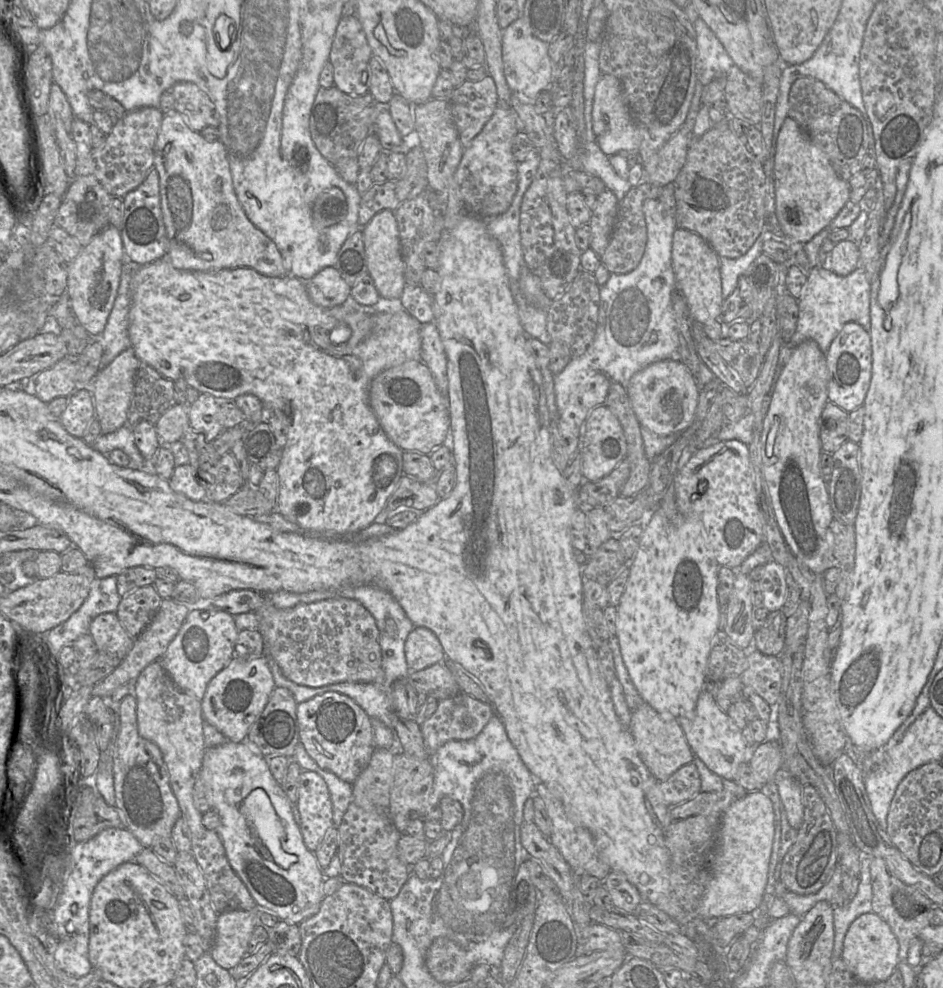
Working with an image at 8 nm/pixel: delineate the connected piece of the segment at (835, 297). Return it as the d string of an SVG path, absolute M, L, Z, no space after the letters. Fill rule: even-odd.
M809 260L809 264L810 264L810 271L808 273L808 278L807 278L807 282L806 284L803 286L803 289L802 289L802 292L801 292L801 296L800 298L798 299L798 308L799 308L799 318L798 318L798 322L797 322L797 327L796 327L796 331L794 333L794 335L792 336L792 338L790 339L790 341L788 343L785 343L782 345L782 348L780 350L780 355L779 355L779 359L778 359L778 364L777 364L777 367L776 367L776 372L775 372L775 375L774 375L774 379L772 381L772 385L771 385L771 388L768 392L768 394L765 396L765 399L763 401L763 411L764 412L767 412L768 411L768 408L769 408L769 405L770 405L770 401L772 399L772 396L774 394L774 391L776 389L776 385L777 385L777 382L782 374L782 371L784 369L784 367L786 366L786 364L788 363L794 349L800 345L801 343L803 343L804 341L807 341L807 340L814 340L819 348L821 349L821 351L823 353L826 353L827 350L829 349L831 343L833 342L833 340L835 339L835 337L838 335L838 333L841 331L841 329L843 328L843 326L848 323L848 322L856 322L856 323L859 323L860 325L862 325L866 331L868 331L870 333L870 330L871 330L871 316L870 316L870 305L871 305L871 285L870 285L870 282L867 280L867 272L866 270L864 269L863 266L858 266L851 274L847 275L847 276L839 276L837 274L835 274L832 270L829 270L829 269L825 269L823 267L820 267L820 266L817 266L817 267L811 267L811 263L810 263L810 260Z

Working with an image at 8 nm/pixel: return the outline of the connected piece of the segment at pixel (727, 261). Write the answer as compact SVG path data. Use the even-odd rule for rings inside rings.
M765 228L753 246L743 256L736 259L719 257L722 297L724 300L733 293L739 278L746 273L754 260L762 254L763 242L772 238L773 233Z

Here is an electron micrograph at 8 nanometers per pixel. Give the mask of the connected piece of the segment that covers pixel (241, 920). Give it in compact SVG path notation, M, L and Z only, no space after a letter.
M232 910L218 914L214 943L209 951L226 970L234 968L247 954L253 929L261 922L256 911Z

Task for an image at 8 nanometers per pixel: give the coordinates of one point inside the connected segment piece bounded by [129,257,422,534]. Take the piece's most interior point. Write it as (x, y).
(228, 332)

